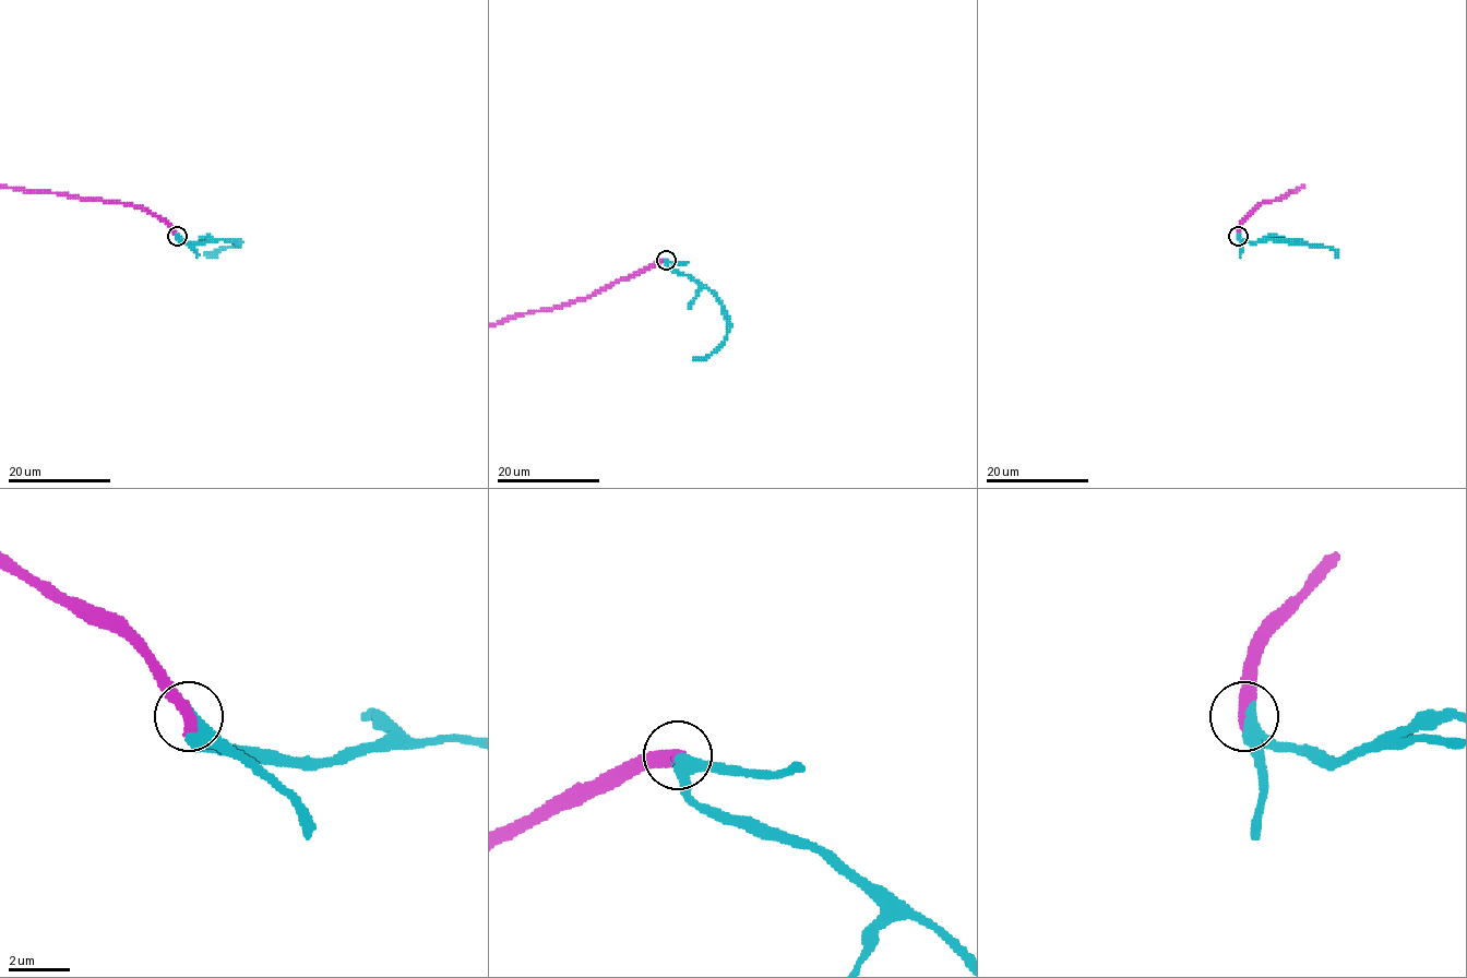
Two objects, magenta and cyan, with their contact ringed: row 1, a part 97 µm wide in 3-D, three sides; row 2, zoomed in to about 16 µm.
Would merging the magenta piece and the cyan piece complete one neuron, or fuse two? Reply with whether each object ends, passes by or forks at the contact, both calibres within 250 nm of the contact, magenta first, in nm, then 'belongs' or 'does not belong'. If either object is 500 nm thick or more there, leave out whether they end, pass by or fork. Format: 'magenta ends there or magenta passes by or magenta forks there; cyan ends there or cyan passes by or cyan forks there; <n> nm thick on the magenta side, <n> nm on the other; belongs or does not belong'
magenta ends there; cyan passes by; 440 nm thick on the magenta side, 380 nm on the other; belongs

